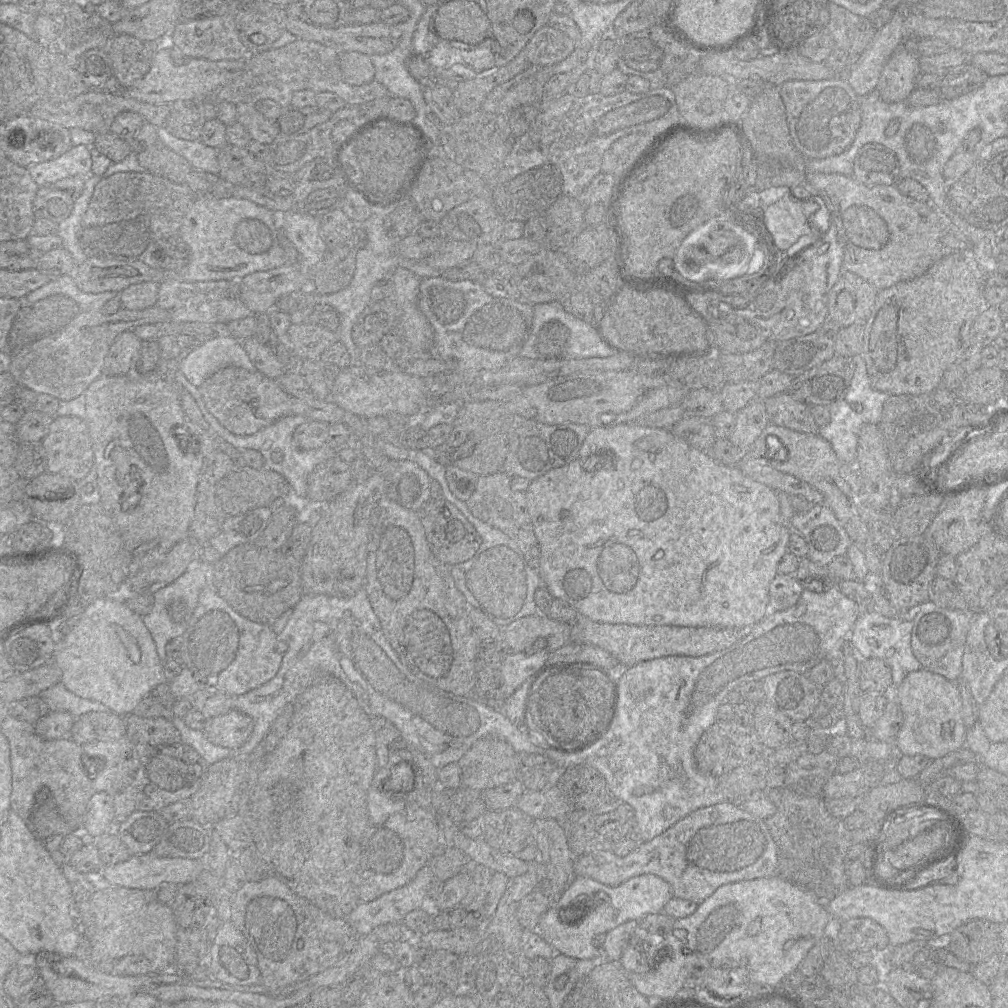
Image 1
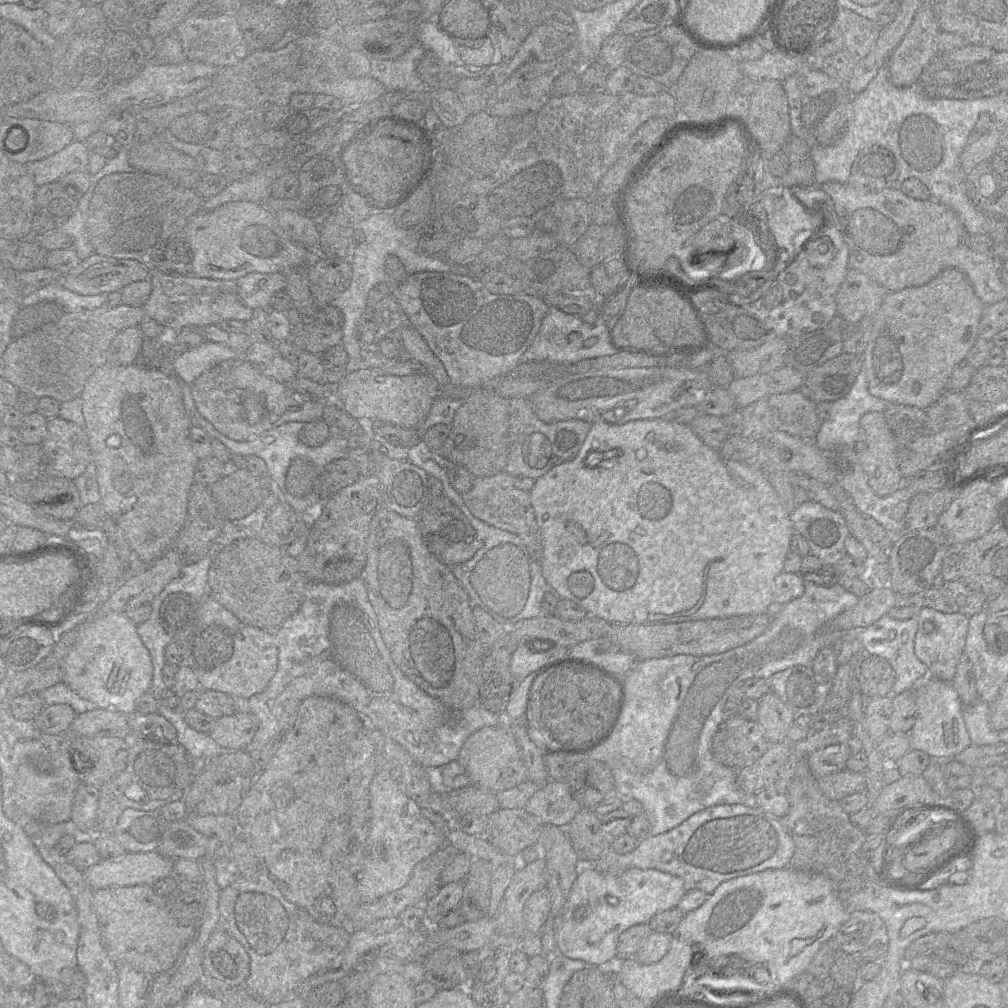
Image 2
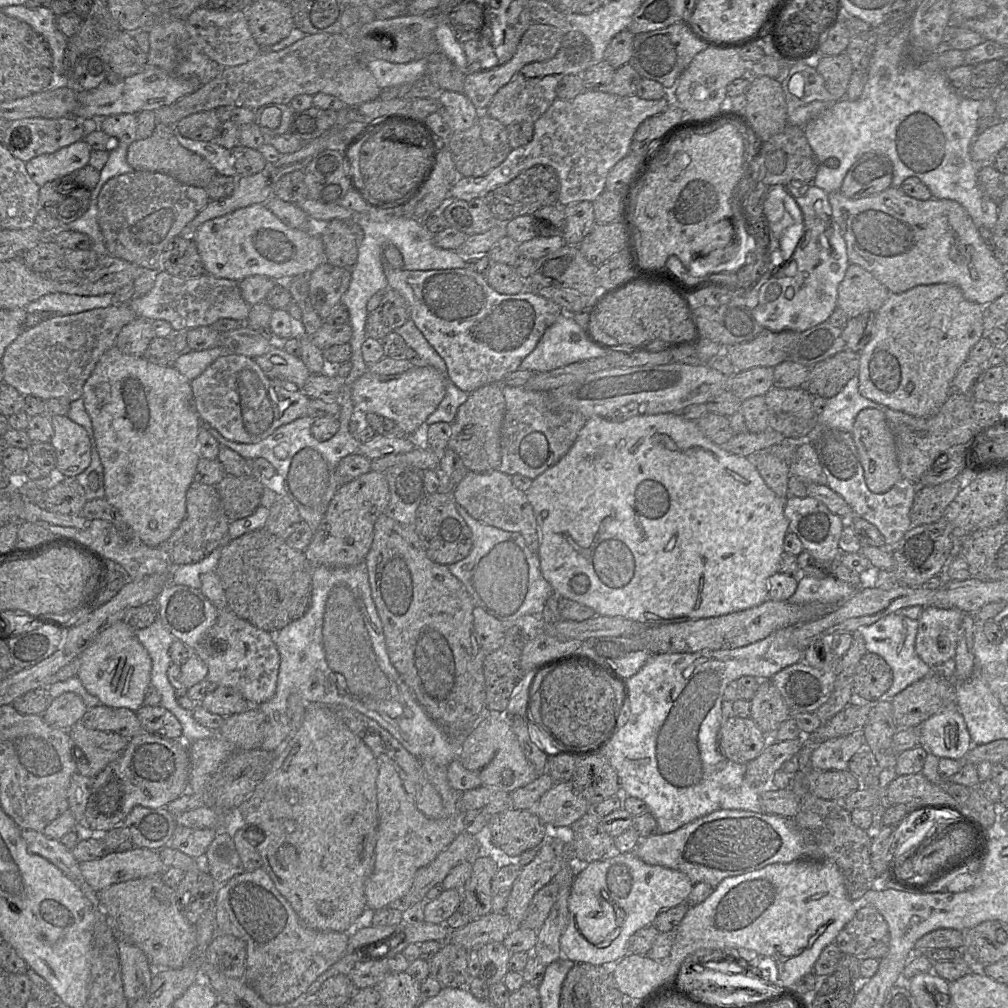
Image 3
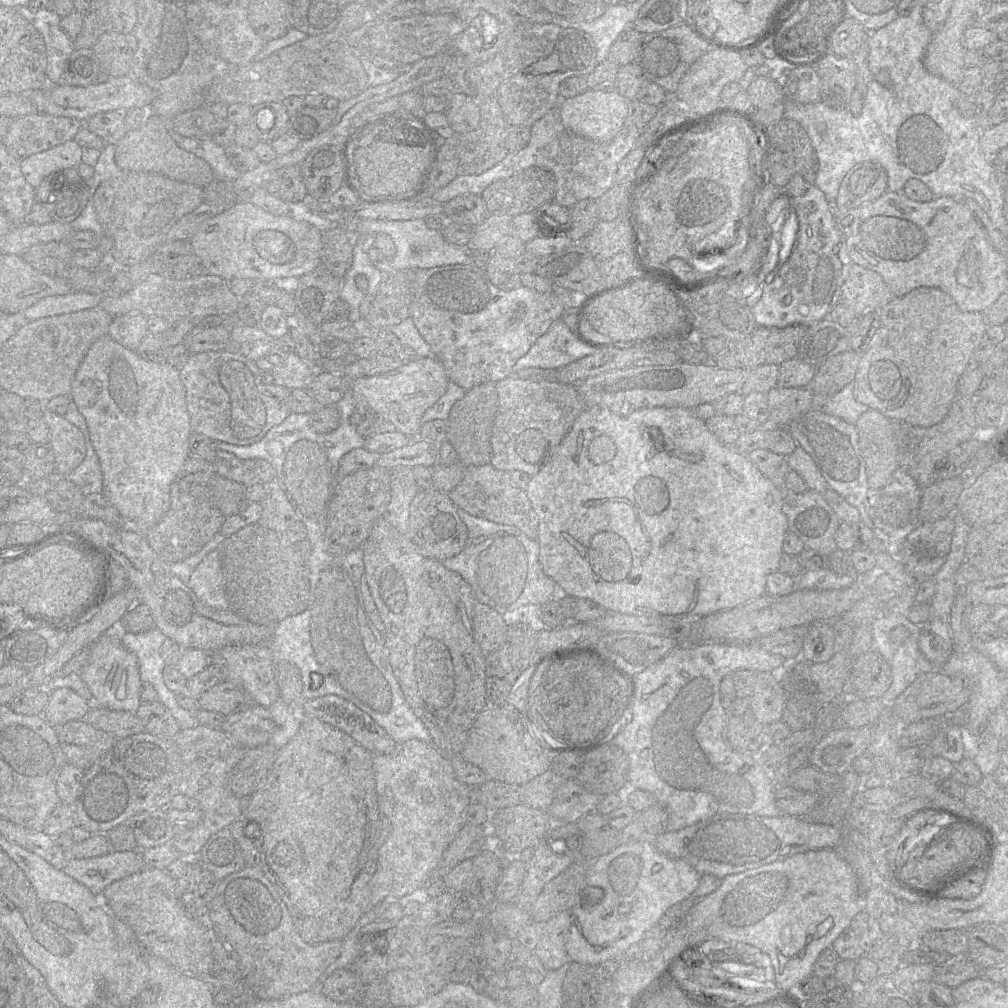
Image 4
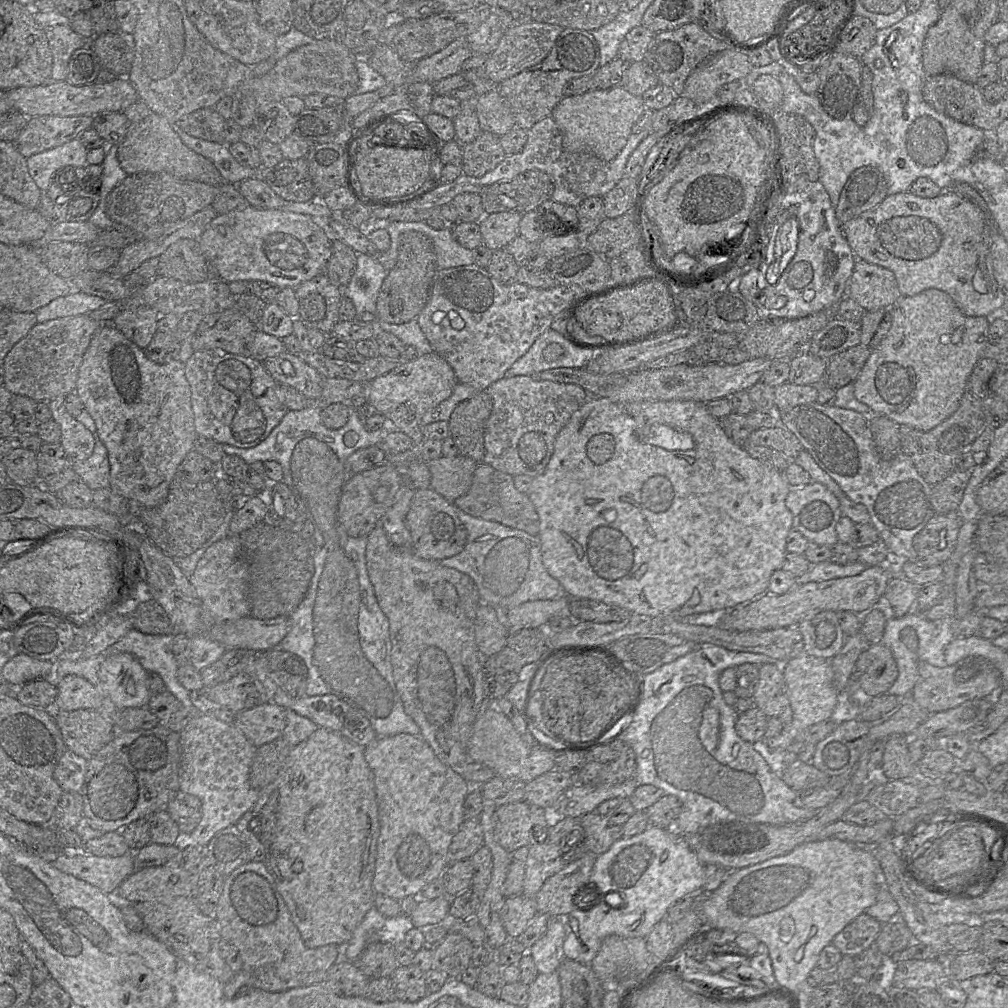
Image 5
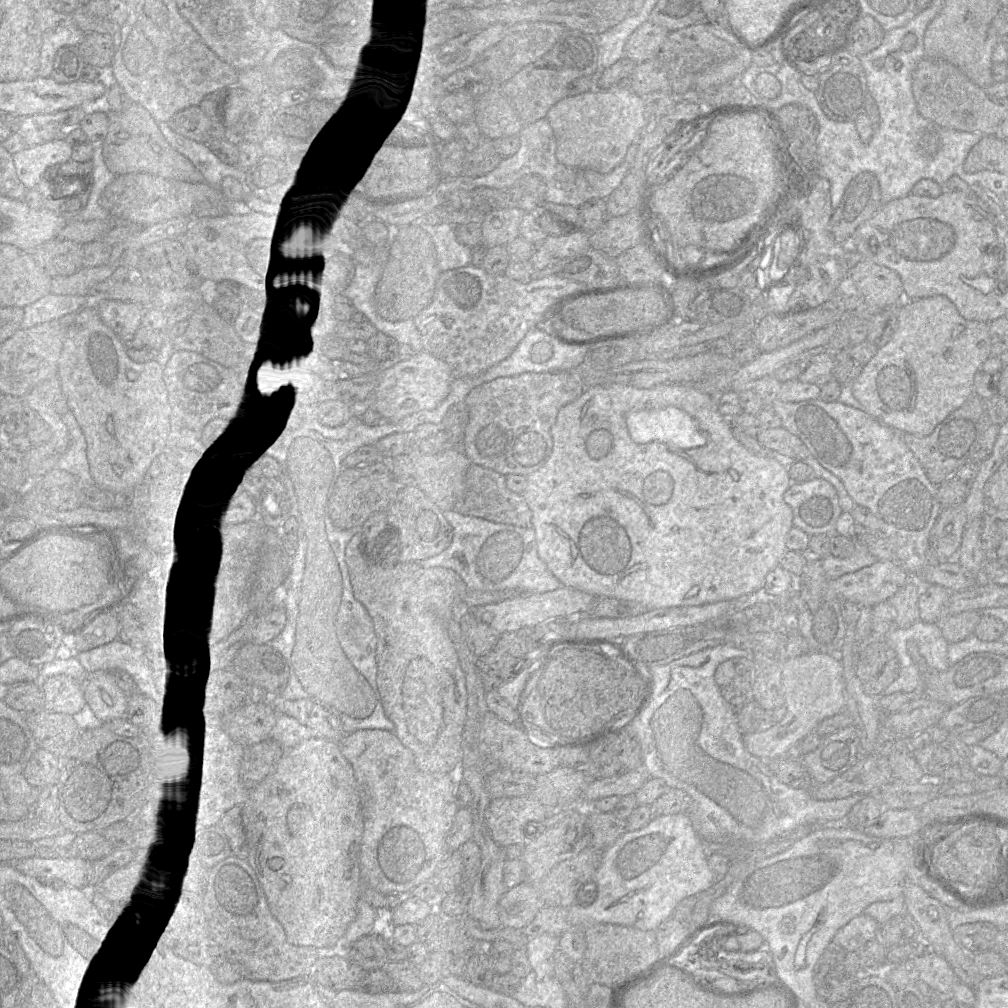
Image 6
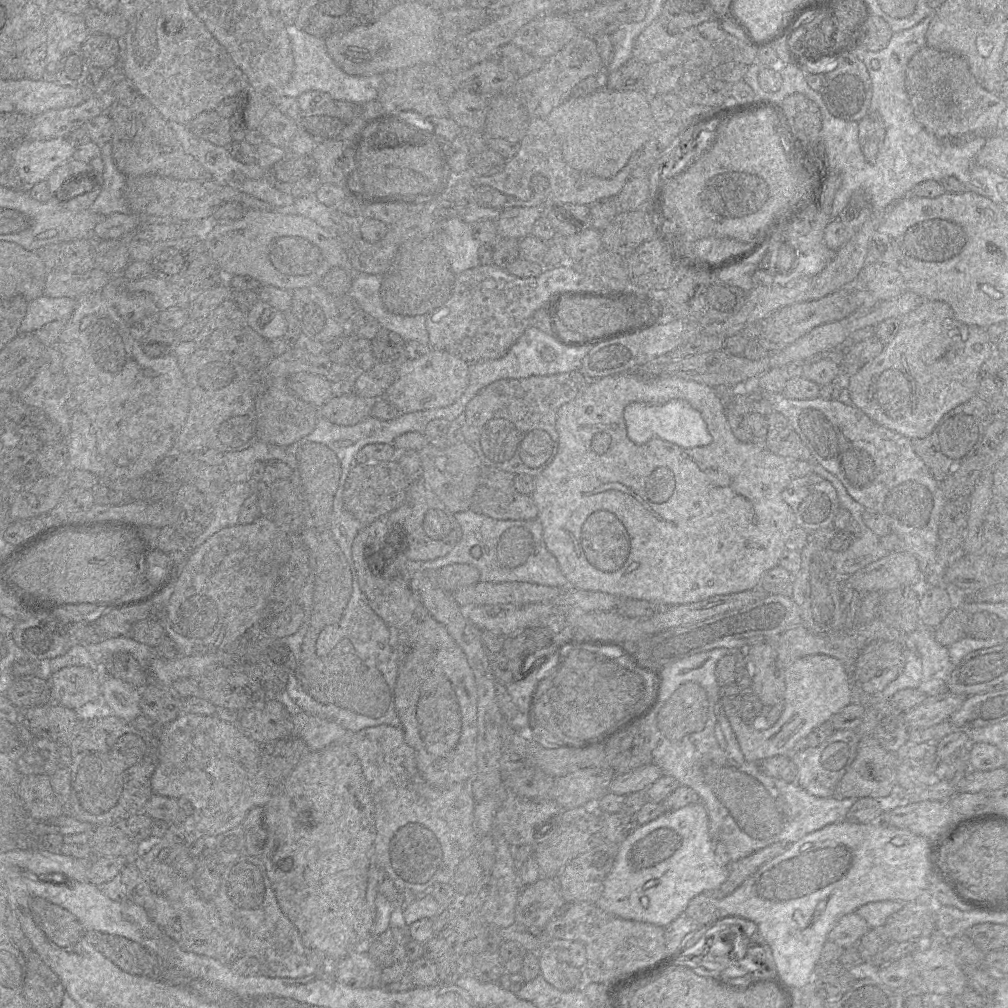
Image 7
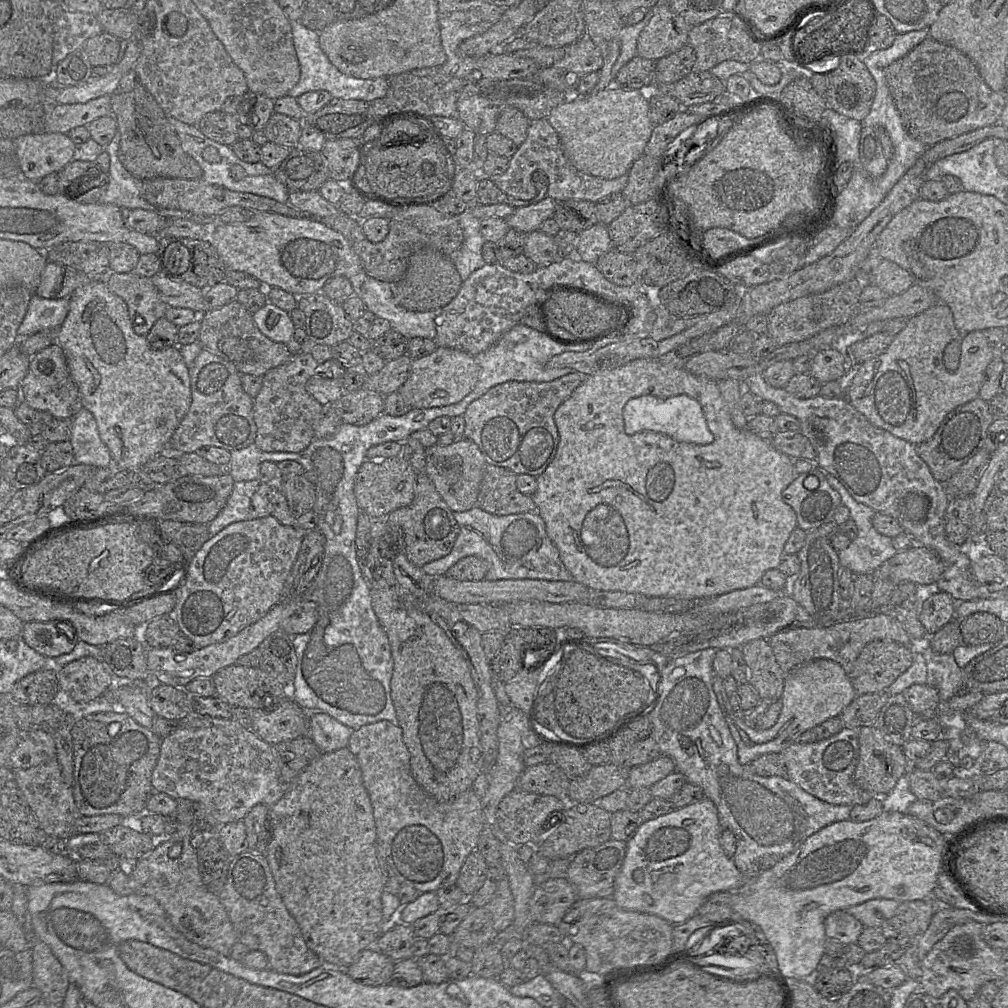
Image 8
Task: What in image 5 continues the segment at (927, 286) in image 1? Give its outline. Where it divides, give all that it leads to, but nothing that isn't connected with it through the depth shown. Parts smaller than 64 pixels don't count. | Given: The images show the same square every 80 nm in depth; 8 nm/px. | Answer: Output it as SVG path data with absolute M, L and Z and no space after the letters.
M930 288L917 295L900 297L890 308L891 327L884 339L872 349L872 352L854 382L854 395L860 402L866 404L872 415L882 415L896 422L920 431L930 431L948 419L958 408L964 393L968 390L968 381L976 363L984 357L984 351L990 339L989 327L991 317L971 317L964 315L954 300L944 291Z

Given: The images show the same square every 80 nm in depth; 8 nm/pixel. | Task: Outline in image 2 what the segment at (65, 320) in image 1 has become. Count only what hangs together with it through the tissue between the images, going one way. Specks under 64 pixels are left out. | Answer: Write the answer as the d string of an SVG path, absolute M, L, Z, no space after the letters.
M55 301L22 306L13 322L13 338L22 337L48 323L56 322L65 313L63 306Z

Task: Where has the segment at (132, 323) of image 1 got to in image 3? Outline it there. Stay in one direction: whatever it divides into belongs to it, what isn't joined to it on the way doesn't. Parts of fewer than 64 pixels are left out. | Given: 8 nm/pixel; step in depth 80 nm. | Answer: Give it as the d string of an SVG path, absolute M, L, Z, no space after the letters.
M111 305L84 312L52 316L32 328L24 328L14 342L7 347L2 357L4 383L15 388L23 396L30 395L46 401L66 398L70 402L82 398L83 387L91 376L101 356L115 346L121 329L138 316L128 305Z

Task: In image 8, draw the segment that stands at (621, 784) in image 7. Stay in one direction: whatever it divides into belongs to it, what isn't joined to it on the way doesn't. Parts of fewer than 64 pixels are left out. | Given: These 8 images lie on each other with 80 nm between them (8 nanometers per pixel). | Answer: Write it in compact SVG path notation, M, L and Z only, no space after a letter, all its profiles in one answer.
M661 755L646 764L630 768L626 789L650 788L675 770L673 759Z

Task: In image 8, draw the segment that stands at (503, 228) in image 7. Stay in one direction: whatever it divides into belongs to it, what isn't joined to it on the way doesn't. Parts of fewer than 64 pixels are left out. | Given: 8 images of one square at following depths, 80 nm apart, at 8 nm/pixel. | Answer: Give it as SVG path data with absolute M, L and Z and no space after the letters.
M546 196L527 207L515 208L513 213L506 218L506 222L509 228L528 234L538 230L544 220L553 216L557 204L555 199Z

